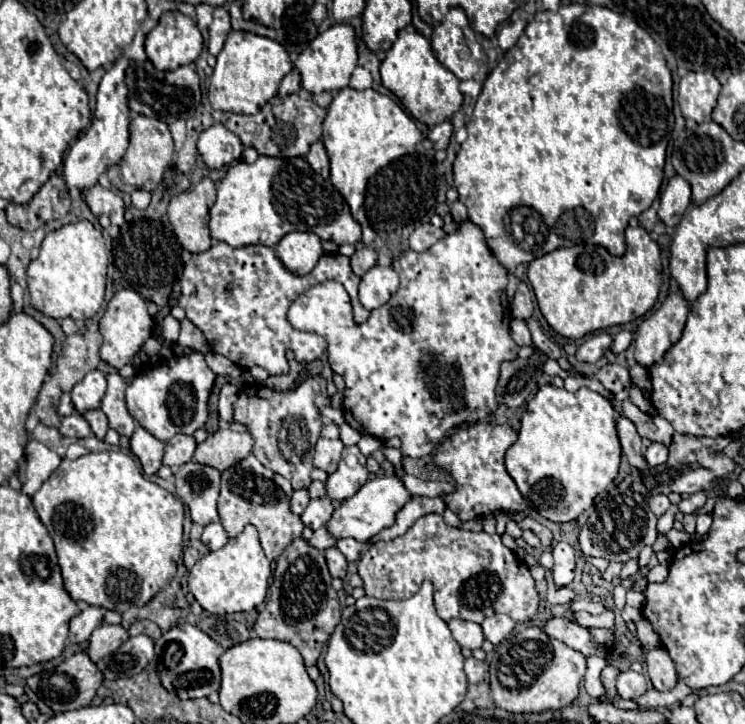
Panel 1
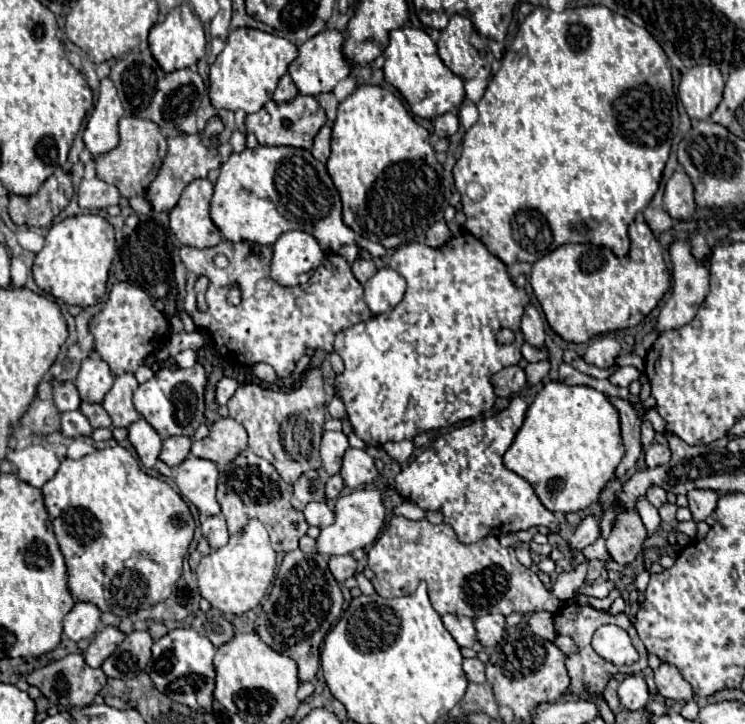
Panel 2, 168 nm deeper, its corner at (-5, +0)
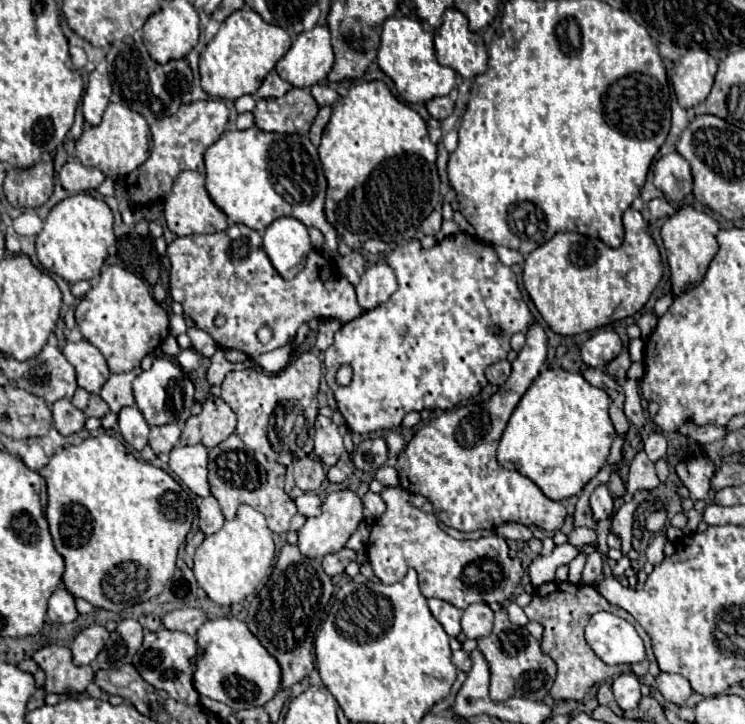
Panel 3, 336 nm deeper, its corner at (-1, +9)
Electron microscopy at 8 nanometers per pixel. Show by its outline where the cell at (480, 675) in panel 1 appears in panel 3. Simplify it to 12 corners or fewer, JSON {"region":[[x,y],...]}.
{"region":[[466,650],[452,652],[452,662],[470,672],[472,658]]}

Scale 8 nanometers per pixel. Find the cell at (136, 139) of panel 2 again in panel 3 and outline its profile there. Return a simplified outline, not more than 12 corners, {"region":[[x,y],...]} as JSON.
{"region":[[110,102],[76,158],[118,180],[148,160],[150,126]]}

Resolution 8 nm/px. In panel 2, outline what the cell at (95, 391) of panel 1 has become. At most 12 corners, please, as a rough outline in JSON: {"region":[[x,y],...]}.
{"region":[[96,351],[74,381],[82,401],[102,403],[114,383]]}

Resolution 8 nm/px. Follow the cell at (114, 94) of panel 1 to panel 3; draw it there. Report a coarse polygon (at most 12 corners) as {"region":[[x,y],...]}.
{"region":[[92,72],[82,100],[84,120],[100,124],[112,86],[106,74]]}

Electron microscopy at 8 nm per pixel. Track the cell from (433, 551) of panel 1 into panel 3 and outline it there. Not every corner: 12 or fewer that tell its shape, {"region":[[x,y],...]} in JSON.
{"region":[[386,488],[366,546],[382,584],[506,604],[526,570],[502,536],[456,540]]}

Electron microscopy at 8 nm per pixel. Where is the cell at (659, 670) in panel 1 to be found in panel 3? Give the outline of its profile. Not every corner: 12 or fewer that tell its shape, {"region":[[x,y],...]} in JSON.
{"region":[[660,672],[656,686],[676,706],[692,694],[690,682],[680,674]]}

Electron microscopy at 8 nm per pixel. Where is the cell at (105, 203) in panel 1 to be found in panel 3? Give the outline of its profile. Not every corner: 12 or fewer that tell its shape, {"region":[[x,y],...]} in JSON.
{"region":[[78,160],[66,162],[60,182],[70,194],[96,190],[106,176]]}

